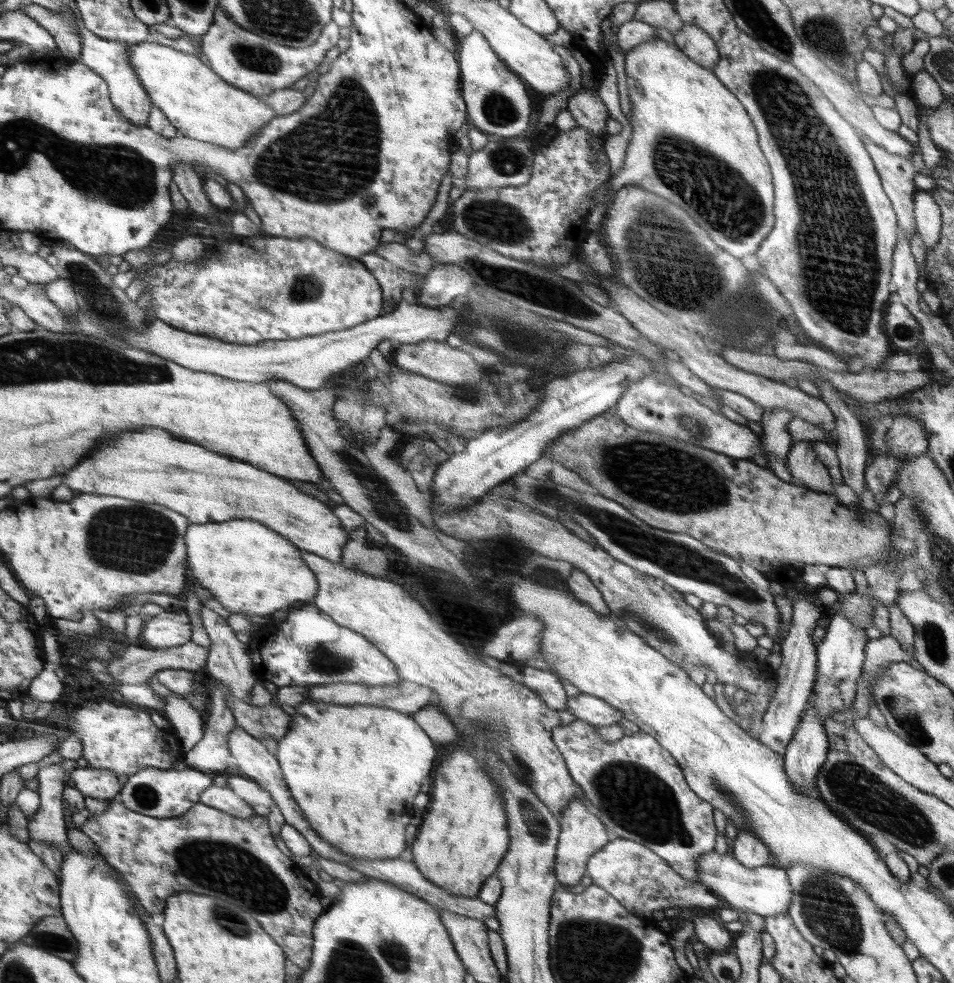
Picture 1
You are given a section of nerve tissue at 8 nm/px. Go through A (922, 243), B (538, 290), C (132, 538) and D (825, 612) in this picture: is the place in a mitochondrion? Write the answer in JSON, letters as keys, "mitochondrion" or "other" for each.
{"A":"other","B":"mitochondrion","C":"mitochondrion","D":"other"}

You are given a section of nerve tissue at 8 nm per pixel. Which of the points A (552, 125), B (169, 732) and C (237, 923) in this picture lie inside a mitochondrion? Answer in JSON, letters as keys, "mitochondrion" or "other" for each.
{"A":"other","B":"other","C":"mitochondrion"}

